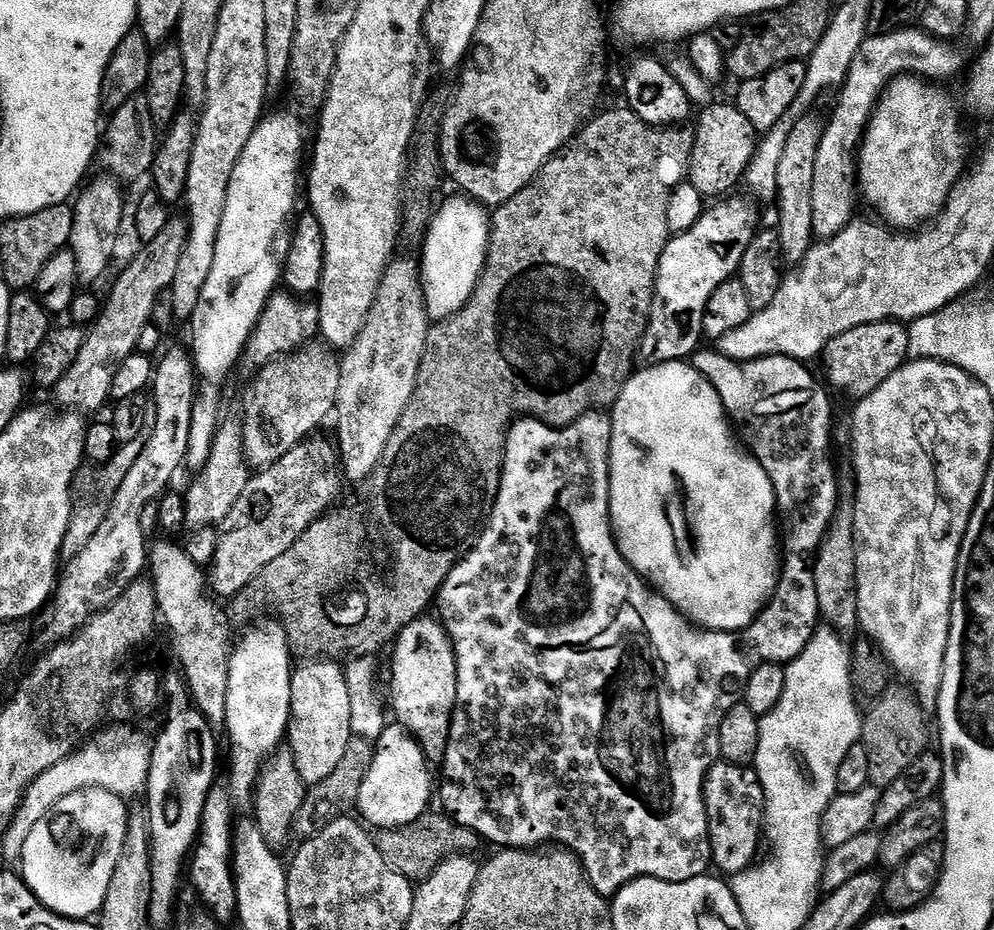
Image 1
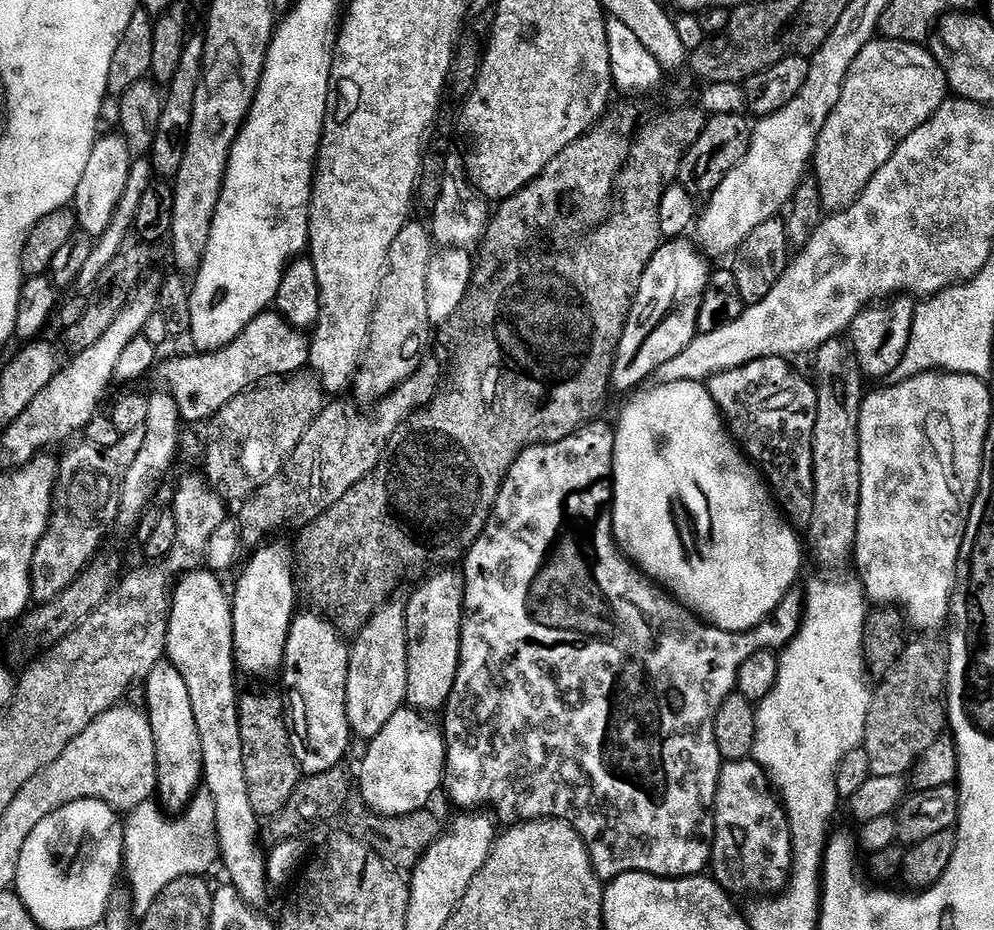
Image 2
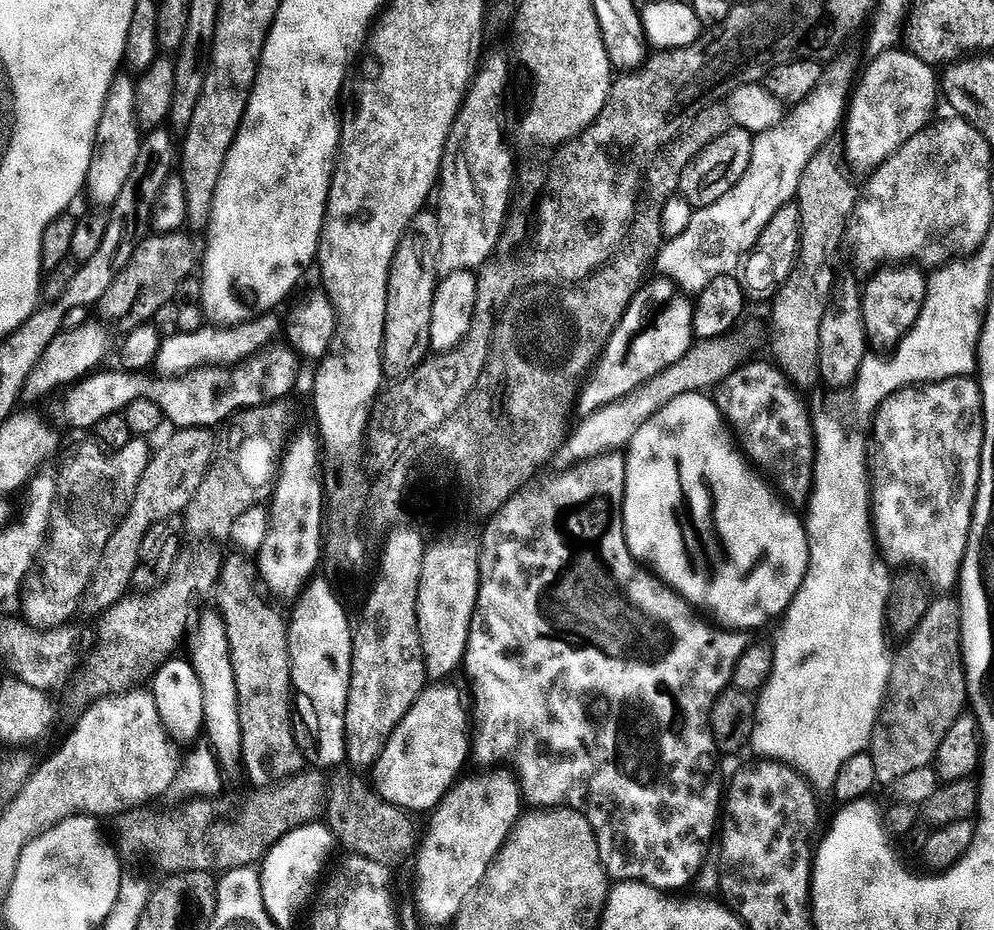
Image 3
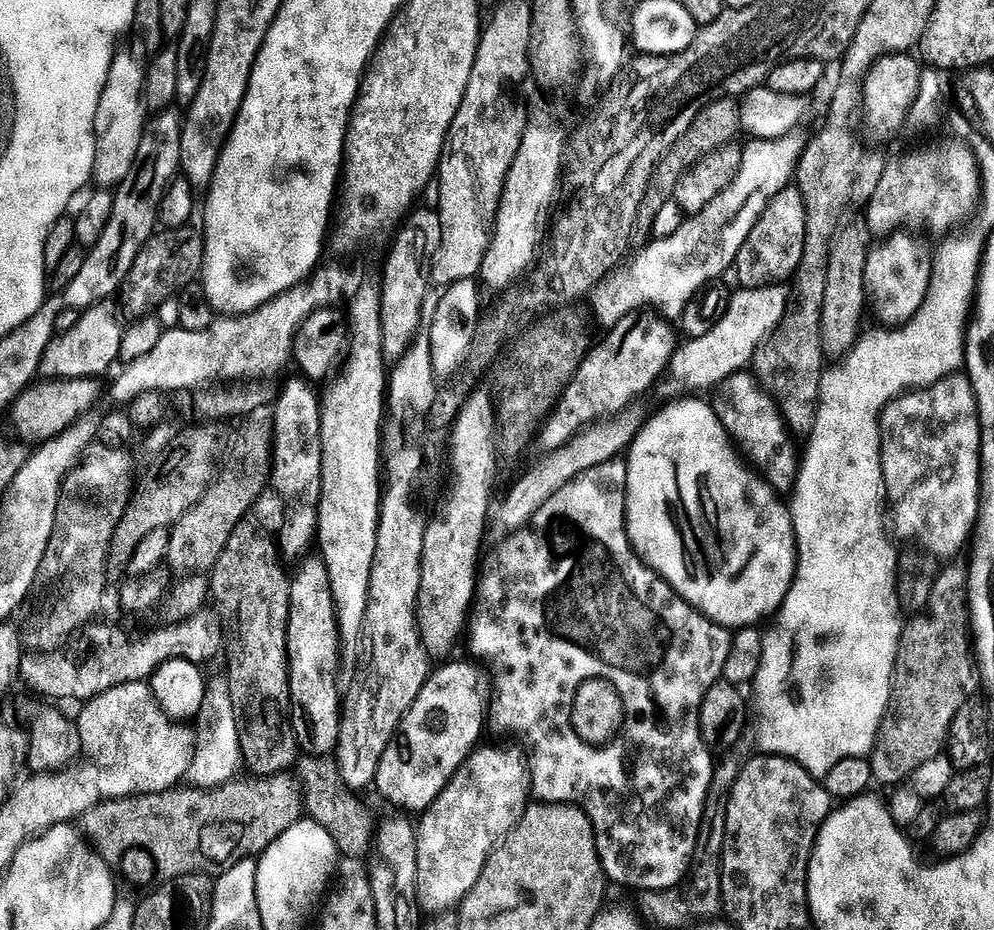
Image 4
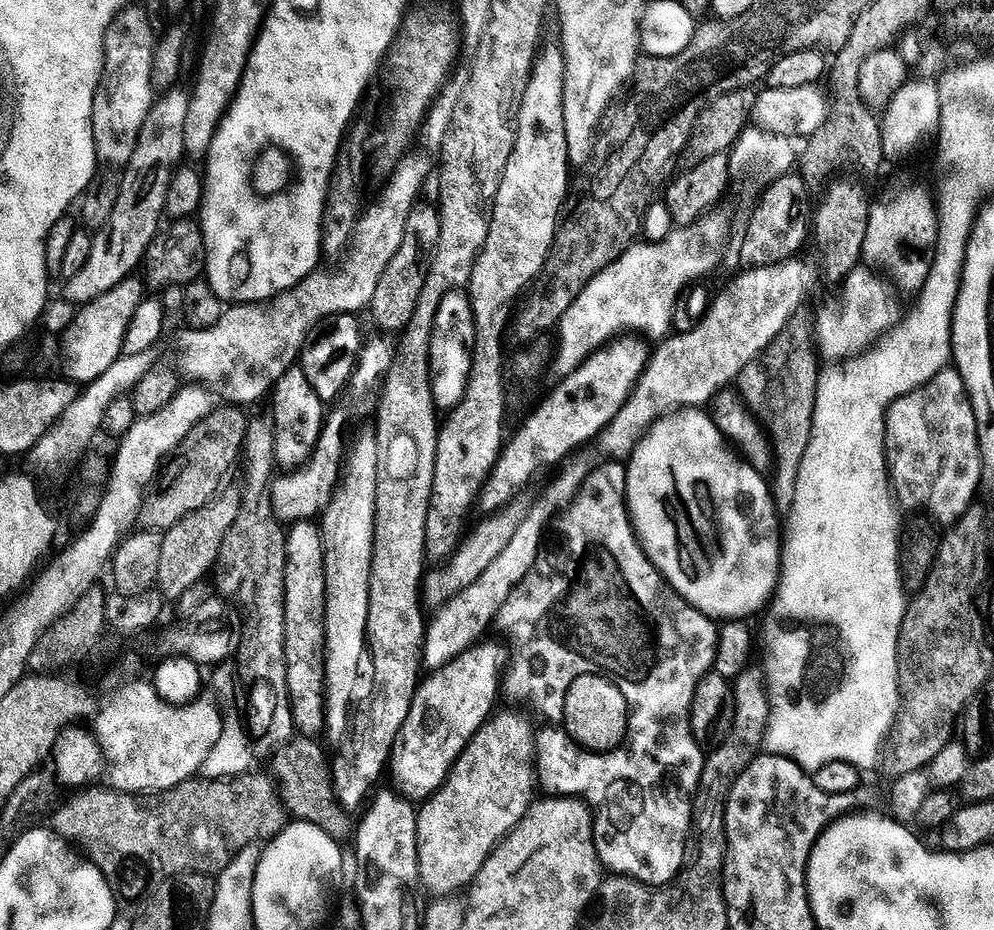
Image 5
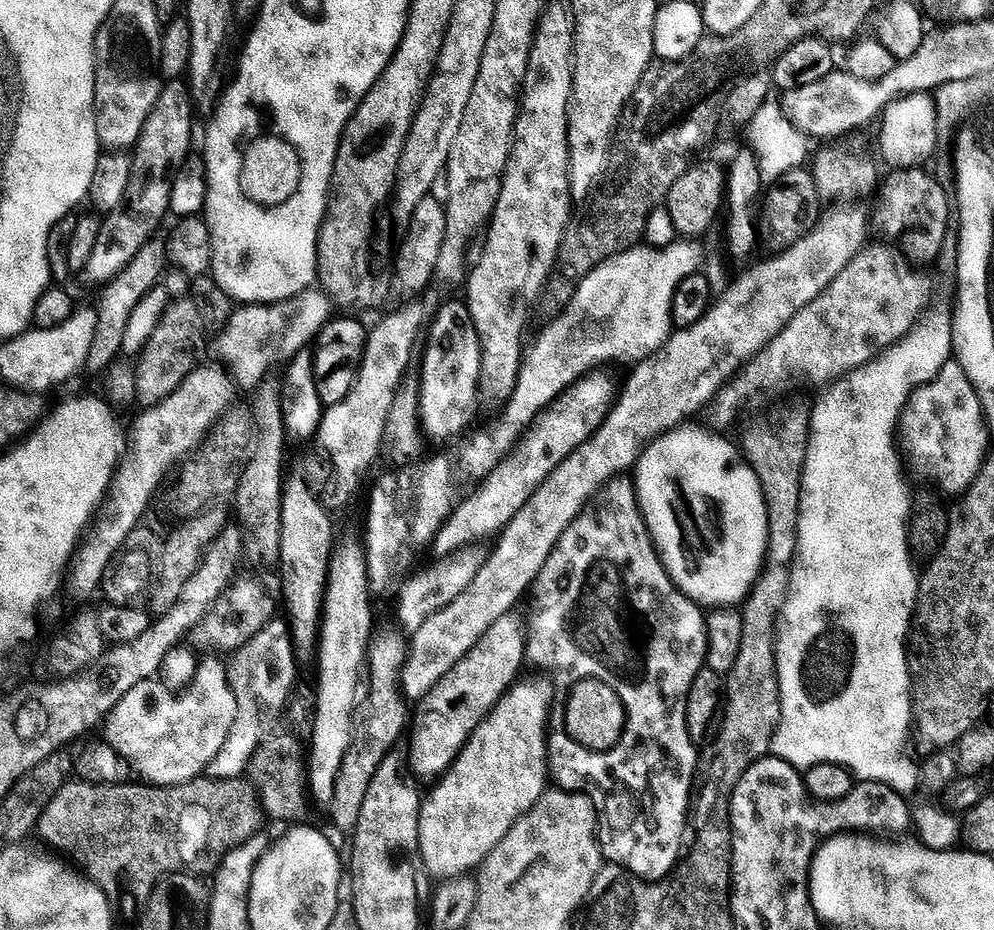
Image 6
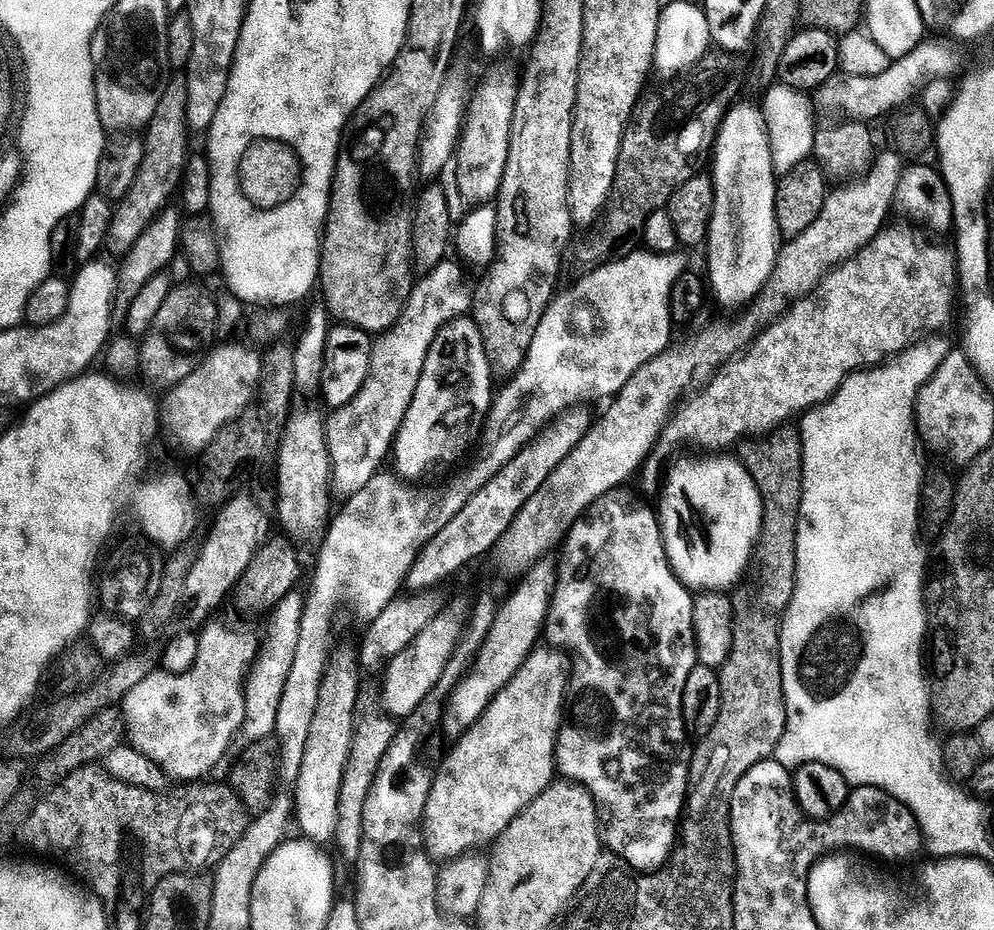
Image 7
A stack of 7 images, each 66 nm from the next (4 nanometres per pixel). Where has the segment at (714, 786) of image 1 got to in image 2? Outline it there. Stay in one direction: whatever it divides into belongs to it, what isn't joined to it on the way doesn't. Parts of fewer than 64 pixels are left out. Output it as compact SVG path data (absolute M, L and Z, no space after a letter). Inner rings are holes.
M755 759L730 760L721 763L716 787L714 822L716 833L712 839L710 872L725 892L739 898L739 896L756 896L759 892L780 894L787 889L794 871L792 821L788 817L787 807L782 803L777 789L770 783L768 773L756 763Z

